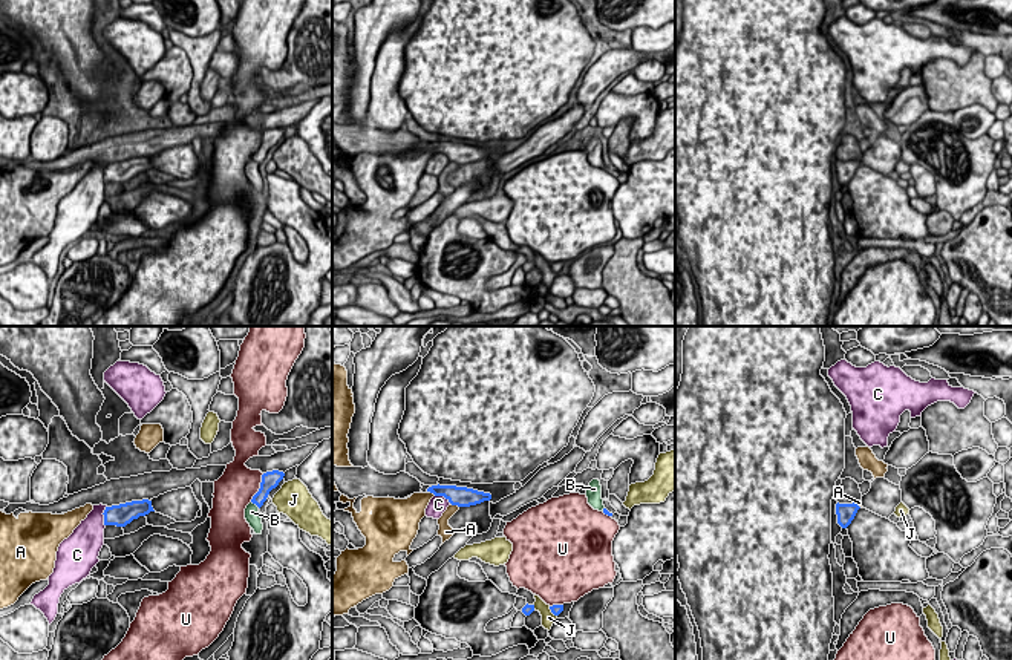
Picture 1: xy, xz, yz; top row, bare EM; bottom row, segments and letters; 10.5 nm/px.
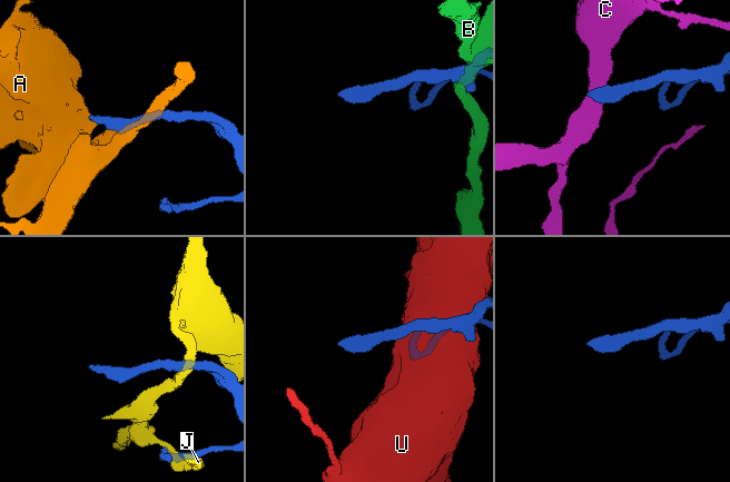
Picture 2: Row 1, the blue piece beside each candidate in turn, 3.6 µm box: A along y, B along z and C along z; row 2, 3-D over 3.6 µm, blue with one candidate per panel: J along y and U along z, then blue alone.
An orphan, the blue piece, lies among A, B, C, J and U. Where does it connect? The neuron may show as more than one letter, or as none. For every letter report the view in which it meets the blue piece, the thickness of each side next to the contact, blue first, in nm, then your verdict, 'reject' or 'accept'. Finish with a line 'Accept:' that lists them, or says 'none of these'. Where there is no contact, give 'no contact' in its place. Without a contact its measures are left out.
A: contact in xz; calibres 220 and 120 nm; accept
B: contact in xy; calibres 140 and 160 nm; reject
C: contact in xy; calibres 240 and 320 nm; reject
J: contact in xz; calibres 120 and 140 nm; reject
U: contact in xy; calibres 190 and 400 nm; reject
Accept: A

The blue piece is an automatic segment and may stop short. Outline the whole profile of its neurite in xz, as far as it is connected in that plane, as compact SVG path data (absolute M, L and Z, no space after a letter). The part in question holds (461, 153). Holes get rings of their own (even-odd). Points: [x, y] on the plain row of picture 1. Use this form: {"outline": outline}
{"outline": "M438 141L429 144L427 149L433 150L435 153L444 153L452 162L458 164L470 164L491 156L490 150L456 142Z"}

